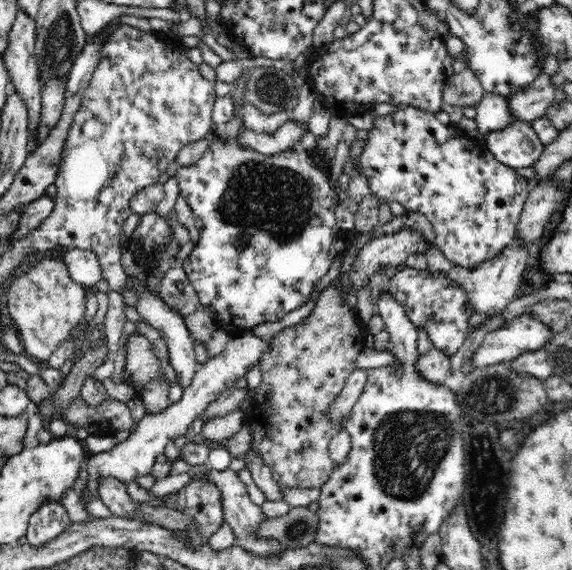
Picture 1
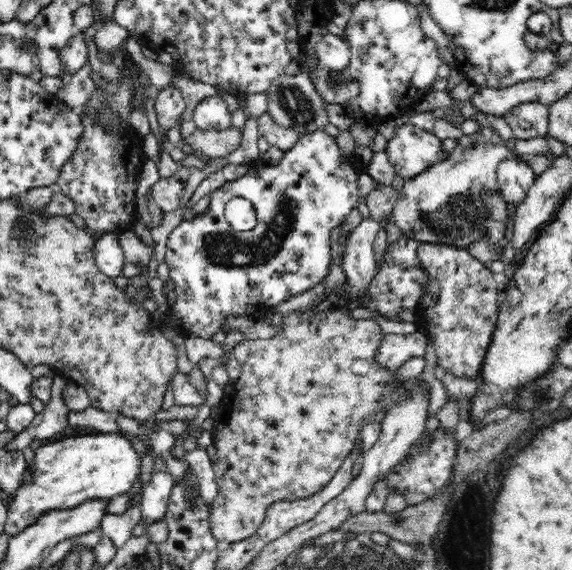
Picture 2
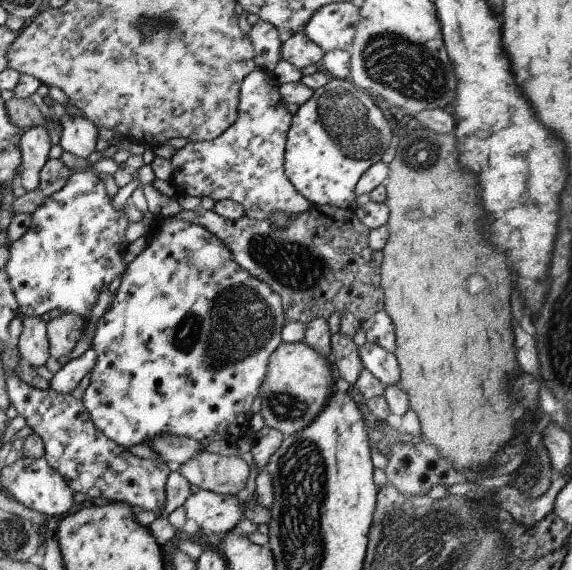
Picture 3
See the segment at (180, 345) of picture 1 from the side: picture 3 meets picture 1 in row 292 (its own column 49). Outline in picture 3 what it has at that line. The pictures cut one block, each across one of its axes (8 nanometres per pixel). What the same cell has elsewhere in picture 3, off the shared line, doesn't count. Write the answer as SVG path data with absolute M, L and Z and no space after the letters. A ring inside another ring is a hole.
M43 126L29 127L24 130L18 145L20 166L17 184L22 186L25 192L32 191L38 187L39 171L48 159L47 152L52 145Z

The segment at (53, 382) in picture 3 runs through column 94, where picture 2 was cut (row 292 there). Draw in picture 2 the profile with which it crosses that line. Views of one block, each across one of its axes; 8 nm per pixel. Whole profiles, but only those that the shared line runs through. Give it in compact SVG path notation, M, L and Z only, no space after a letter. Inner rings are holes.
M370 217L365 218L355 228L348 230L344 239L340 265L351 284L353 296L360 296L368 288L374 274L376 258L372 248L381 224Z

